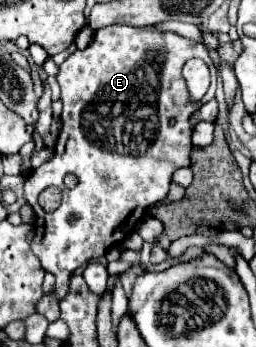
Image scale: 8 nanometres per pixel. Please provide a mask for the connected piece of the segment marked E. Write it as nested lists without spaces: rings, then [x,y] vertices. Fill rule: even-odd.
[[[107,26],[107,28],[101,28],[93,34],[93,42],[85,48],[85,50],[77,50],[73,52],[61,66],[59,66],[59,72],[57,72],[57,82],[61,86],[61,100],[63,100],[63,114],[61,114],[61,132],[59,132],[59,138],[57,138],[57,144],[55,144],[55,154],[49,162],[45,162],[43,166],[31,170],[27,176],[25,176],[25,200],[33,206],[35,210],[35,238],[31,242],[31,248],[33,248],[33,254],[41,260],[43,268],[47,272],[53,272],[57,282],[55,282],[55,292],[57,292],[57,298],[61,300],[65,294],[67,294],[67,288],[69,288],[69,276],[75,268],[81,268],[81,266],[87,266],[91,260],[95,258],[101,258],[111,246],[115,244],[121,244],[131,228],[135,230],[137,224],[143,220],[143,212],[151,206],[151,204],[157,204],[157,202],[163,202],[169,194],[169,182],[171,182],[171,176],[177,168],[181,166],[189,166],[189,152],[191,152],[191,132],[193,132],[193,126],[189,124],[189,116],[197,110],[197,104],[205,104],[209,100],[215,98],[215,84],[217,84],[217,72],[215,72],[215,66],[207,54],[207,50],[199,44],[199,42],[193,42],[193,40],[187,40],[187,38],[181,38],[179,34],[173,34],[173,32],[163,32],[163,30],[155,30],[155,28],[133,28],[133,26]],[[191,58],[201,58],[209,70],[211,70],[211,88],[207,90],[207,94],[203,96],[203,100],[199,102],[193,102],[191,96],[189,96],[189,88],[185,86],[185,80],[183,80],[183,74],[181,74],[181,68],[187,60]],[[169,118],[177,118],[173,126],[169,126]],[[67,174],[75,174],[79,184],[75,188],[65,188],[63,184],[63,178]],[[47,186],[59,186],[63,190],[63,200],[61,200],[61,206],[55,210],[55,212],[45,212],[39,204],[37,204],[37,196],[43,188]],[[71,216],[77,216],[77,220],[71,224],[69,218]]]

